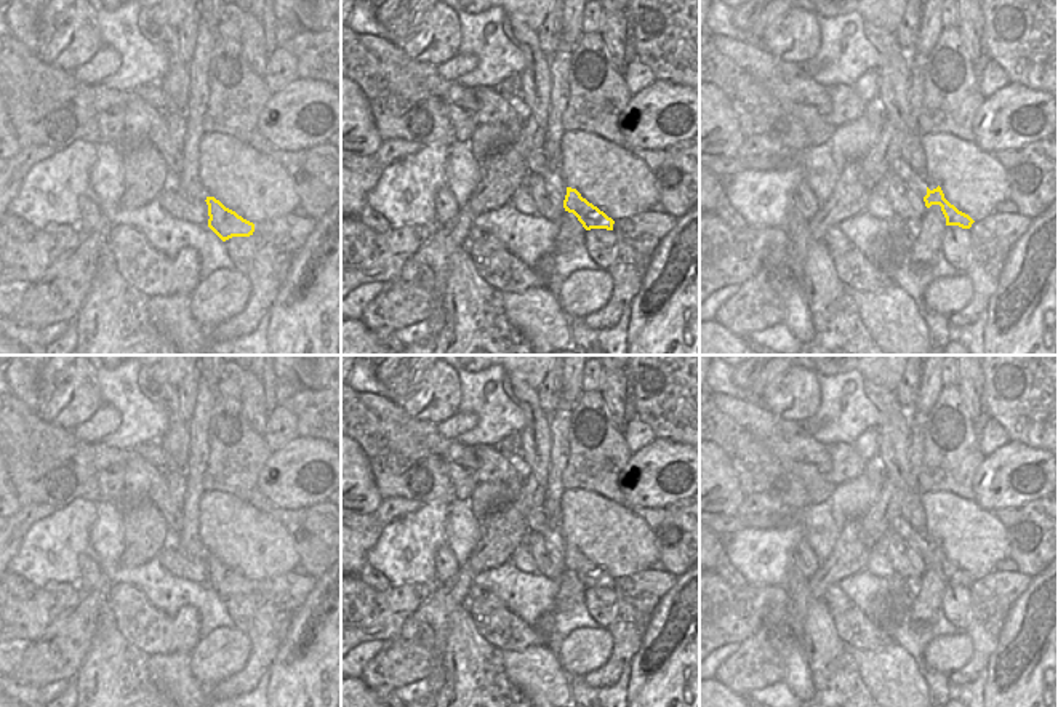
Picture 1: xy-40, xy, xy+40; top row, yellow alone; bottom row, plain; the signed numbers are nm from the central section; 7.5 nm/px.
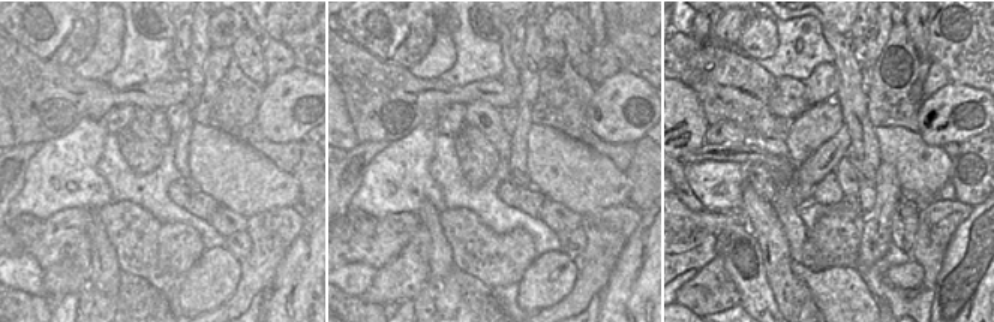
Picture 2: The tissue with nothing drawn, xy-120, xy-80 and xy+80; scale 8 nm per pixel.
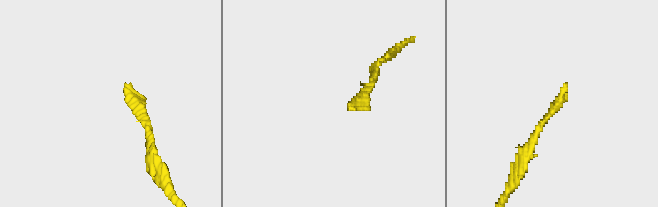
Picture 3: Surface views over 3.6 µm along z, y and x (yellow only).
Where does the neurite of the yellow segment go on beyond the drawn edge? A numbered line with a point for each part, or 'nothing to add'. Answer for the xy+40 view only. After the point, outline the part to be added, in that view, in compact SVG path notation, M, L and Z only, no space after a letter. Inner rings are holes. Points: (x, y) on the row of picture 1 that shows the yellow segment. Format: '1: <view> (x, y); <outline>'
1: xy+40 (916, 181); M895 158L890 163L892 173L898 174L911 189L920 194L924 198L927 195L928 181L924 174L917 174L911 170L911 166L903 158Z

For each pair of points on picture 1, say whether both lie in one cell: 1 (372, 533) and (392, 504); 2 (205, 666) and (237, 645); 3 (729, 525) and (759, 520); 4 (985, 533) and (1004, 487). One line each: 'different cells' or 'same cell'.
1: same cell
2: same cell
3: same cell
4: different cells

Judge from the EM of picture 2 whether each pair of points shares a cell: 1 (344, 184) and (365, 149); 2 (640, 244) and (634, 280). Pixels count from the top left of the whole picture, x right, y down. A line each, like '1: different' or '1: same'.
1: same
2: same

